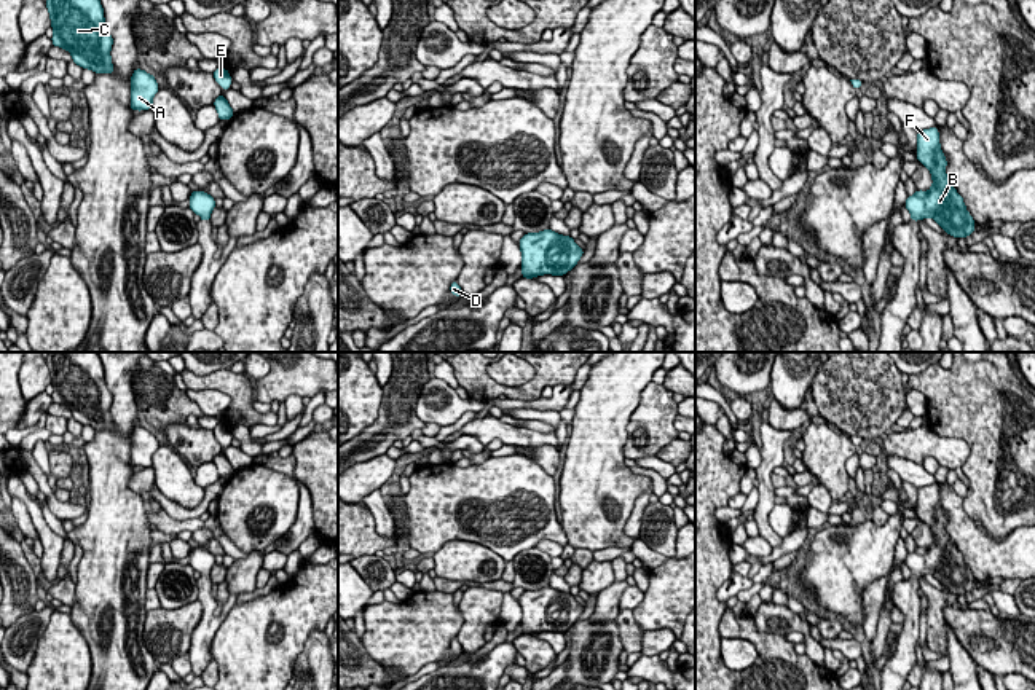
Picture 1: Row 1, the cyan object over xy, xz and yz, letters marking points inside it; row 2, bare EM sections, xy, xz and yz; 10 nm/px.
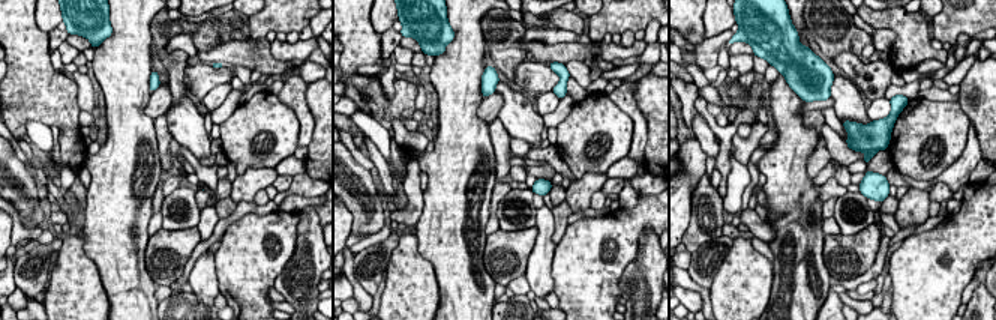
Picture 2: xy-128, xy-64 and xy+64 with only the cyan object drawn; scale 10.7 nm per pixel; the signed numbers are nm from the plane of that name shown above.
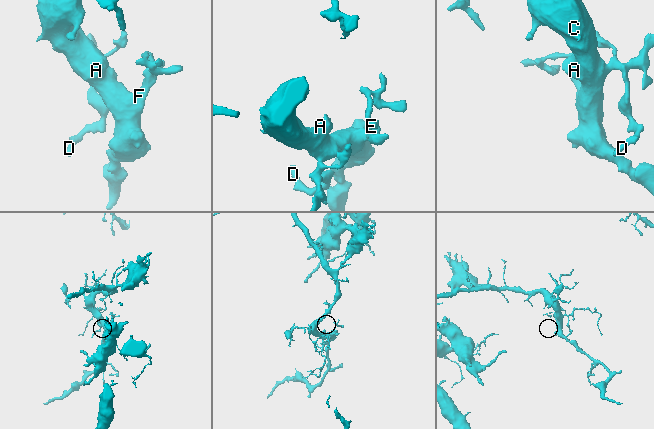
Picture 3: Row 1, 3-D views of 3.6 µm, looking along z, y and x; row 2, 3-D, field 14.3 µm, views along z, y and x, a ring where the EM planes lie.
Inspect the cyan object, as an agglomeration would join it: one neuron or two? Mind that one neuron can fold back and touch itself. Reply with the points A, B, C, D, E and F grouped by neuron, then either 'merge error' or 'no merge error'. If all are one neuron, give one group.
A B C D E F; no merge error

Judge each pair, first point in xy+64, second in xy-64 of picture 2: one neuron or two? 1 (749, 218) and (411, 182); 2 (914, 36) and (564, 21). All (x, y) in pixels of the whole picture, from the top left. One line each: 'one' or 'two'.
1: one
2: one

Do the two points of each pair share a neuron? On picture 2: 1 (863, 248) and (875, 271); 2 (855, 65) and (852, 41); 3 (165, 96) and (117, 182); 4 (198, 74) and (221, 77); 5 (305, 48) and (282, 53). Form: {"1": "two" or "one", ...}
{"1": "two", "2": "two", "3": "two", "4": "one", "5": "one"}

